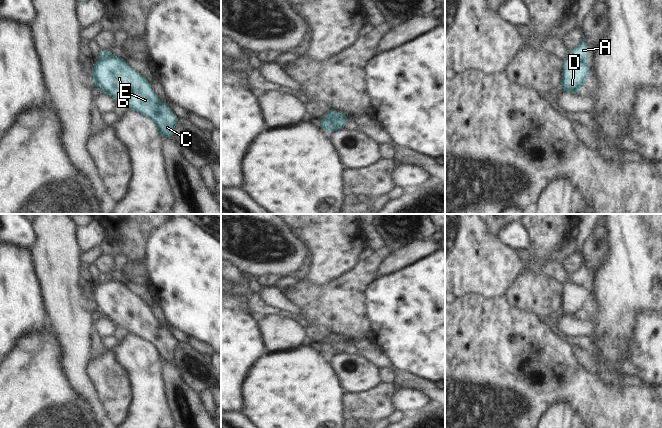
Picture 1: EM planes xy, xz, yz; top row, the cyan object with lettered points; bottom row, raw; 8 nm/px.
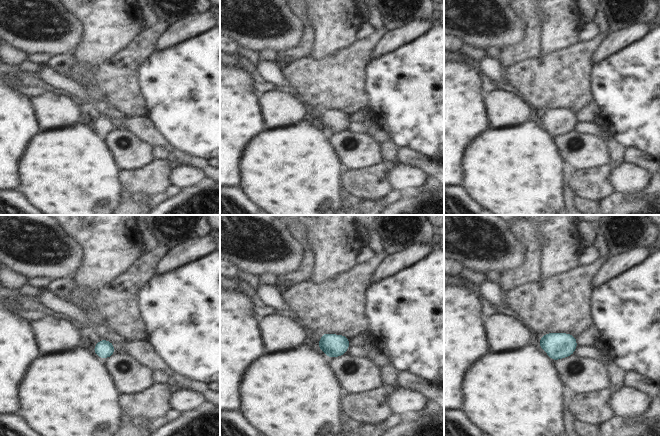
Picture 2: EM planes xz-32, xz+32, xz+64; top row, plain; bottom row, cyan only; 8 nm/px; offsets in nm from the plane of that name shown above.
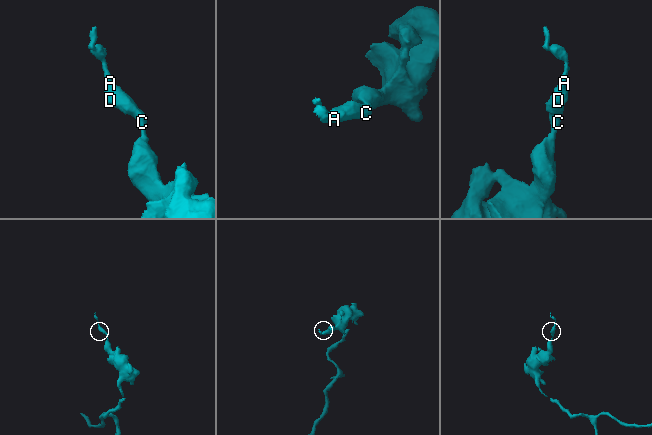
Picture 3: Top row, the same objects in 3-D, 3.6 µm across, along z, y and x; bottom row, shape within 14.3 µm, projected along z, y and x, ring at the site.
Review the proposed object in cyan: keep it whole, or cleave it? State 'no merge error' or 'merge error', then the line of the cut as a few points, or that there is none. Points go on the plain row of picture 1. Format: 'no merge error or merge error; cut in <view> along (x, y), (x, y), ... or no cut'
merge error; cut in yz along (569, 280), (576, 284), (584, 285)

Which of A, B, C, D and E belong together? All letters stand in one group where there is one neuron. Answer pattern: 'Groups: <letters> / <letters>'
Groups: A / B C D E.

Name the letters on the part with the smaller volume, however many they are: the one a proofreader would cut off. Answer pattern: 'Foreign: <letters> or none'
Foreign: A

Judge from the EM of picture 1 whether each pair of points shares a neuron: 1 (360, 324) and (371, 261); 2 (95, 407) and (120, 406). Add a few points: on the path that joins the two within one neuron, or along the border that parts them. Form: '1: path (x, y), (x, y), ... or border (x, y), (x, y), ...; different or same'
1: path (354, 308), (354, 282), (359, 277); same
2: border (93, 385), (107, 416); different

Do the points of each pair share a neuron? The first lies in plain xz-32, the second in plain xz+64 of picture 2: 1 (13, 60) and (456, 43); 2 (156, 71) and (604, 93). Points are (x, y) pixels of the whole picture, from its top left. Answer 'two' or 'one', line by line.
1: one
2: one

